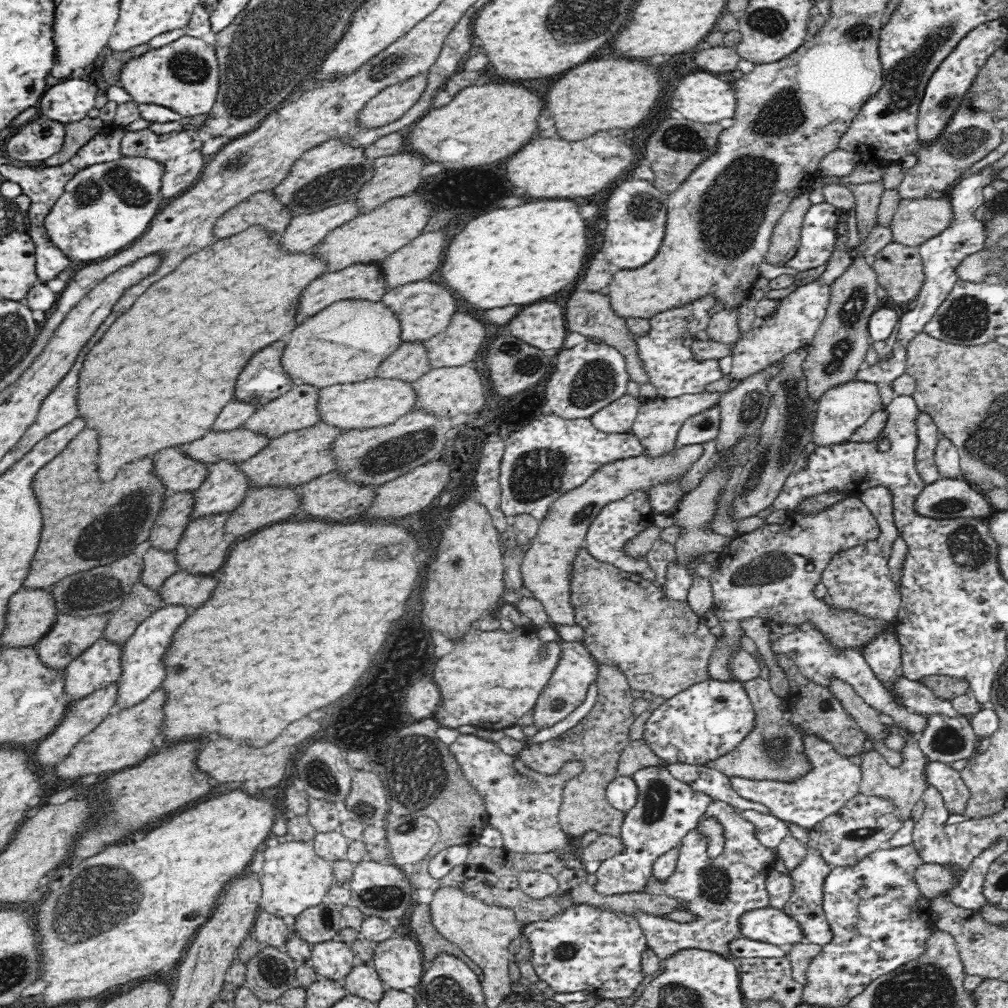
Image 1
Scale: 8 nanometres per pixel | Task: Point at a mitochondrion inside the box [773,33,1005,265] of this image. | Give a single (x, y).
(968, 142)

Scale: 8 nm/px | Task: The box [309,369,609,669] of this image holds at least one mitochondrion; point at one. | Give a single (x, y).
(537, 475)

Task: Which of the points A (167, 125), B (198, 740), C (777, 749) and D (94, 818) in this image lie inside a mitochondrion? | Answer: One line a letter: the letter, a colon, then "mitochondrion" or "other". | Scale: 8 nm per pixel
A: other
B: other
C: mitochondrion
D: other

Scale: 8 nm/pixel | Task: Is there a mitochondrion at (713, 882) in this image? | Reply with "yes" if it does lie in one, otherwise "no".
yes

